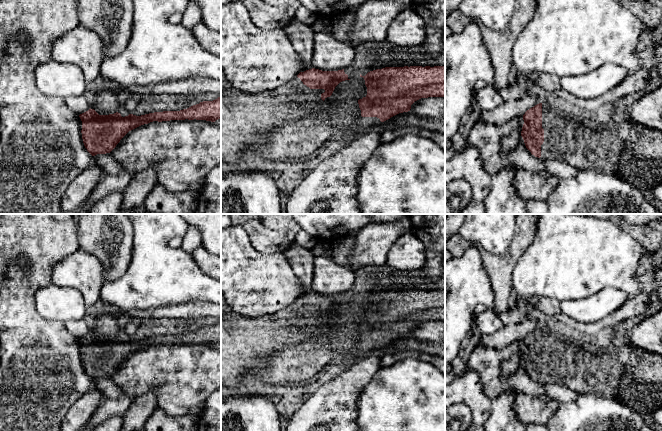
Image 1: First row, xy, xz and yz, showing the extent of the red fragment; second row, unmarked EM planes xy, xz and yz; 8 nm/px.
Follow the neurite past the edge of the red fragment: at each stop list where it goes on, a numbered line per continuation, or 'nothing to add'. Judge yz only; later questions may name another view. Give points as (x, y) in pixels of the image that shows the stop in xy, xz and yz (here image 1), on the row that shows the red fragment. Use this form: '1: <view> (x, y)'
1: yz (633, 152)

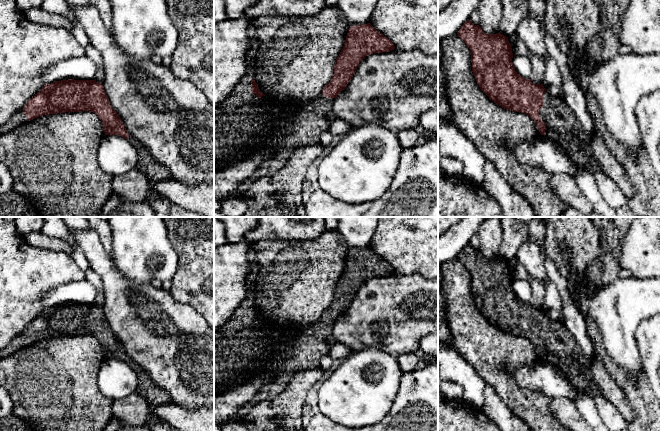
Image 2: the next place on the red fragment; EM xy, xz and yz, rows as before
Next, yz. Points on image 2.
1: yz (562, 126)

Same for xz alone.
1: xz (243, 123)

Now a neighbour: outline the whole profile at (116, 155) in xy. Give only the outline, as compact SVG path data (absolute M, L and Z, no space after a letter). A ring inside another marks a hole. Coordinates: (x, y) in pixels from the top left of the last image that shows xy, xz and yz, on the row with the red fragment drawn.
M104 135L98 147L98 164L112 177L123 175L136 168L138 152L124 137Z

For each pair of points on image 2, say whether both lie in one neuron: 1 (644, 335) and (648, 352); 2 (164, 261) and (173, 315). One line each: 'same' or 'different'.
1: same
2: different

